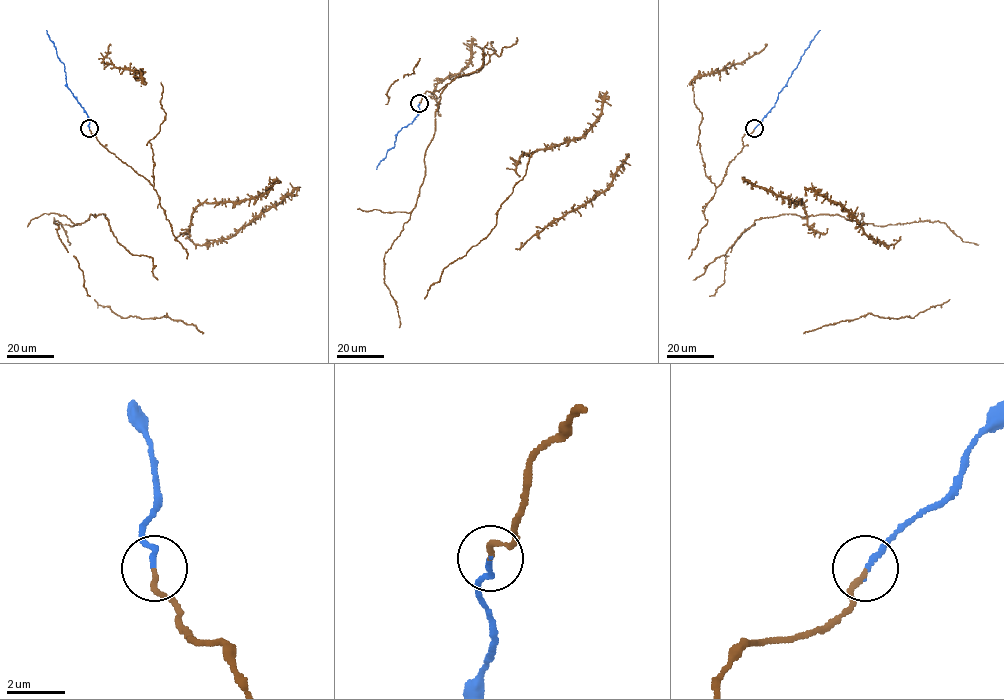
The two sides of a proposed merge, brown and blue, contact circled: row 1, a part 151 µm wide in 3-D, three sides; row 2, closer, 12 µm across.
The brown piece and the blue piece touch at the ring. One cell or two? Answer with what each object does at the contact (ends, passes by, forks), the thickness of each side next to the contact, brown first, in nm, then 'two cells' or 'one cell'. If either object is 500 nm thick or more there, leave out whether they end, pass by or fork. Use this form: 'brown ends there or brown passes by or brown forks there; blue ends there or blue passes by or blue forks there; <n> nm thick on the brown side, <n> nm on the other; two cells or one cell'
brown ends there; blue ends there; 170 nm thick on the brown side, 180 nm on the other; one cell

